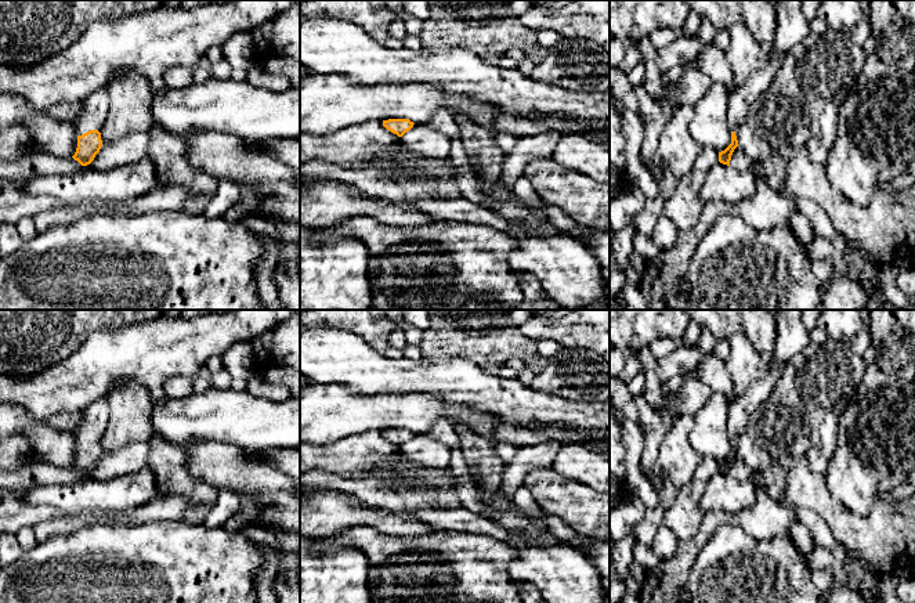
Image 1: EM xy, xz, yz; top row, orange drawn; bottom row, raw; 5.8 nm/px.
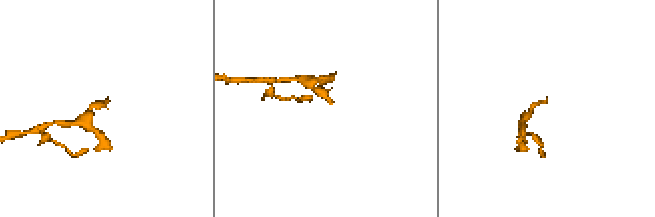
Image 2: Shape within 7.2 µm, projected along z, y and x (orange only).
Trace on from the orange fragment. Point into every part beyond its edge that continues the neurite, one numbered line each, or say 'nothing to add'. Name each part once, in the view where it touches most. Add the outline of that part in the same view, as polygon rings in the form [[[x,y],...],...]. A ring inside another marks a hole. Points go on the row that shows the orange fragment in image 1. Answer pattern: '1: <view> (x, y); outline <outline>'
1: xy (96, 107); outline [[[105,87],[98,89],[83,101],[83,109],[79,118],[73,122],[77,136],[90,130],[101,131],[109,111],[109,95]]]

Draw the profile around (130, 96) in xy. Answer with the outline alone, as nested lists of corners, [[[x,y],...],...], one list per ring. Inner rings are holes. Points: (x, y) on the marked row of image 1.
[[[123,75],[105,84],[109,111],[101,129],[102,145],[120,141],[134,133],[149,133],[152,90],[140,75]]]

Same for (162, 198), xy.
[[[156,187],[155,189],[124,202],[79,203],[79,207],[93,207],[97,216],[140,216],[151,212],[184,212],[189,199],[185,187]]]

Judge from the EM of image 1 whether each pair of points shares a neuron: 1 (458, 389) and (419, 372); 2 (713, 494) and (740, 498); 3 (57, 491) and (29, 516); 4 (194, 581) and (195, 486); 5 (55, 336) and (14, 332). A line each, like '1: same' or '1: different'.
1: same
2: same
3: different
4: different
5: same

